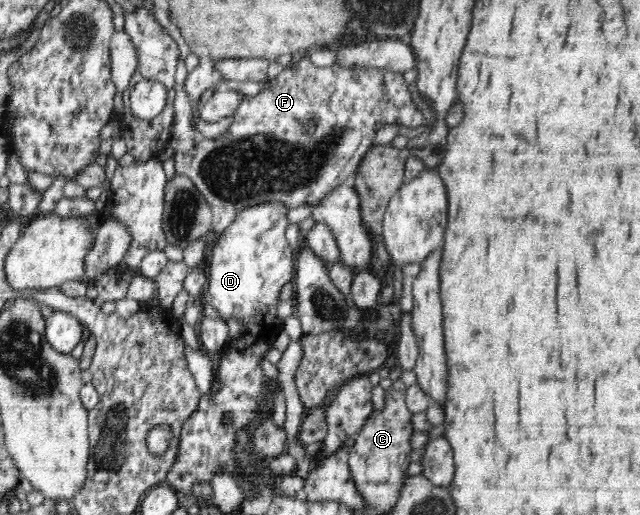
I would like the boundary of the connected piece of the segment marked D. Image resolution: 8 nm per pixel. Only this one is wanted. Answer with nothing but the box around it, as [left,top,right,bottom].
[165,202,296,499]

